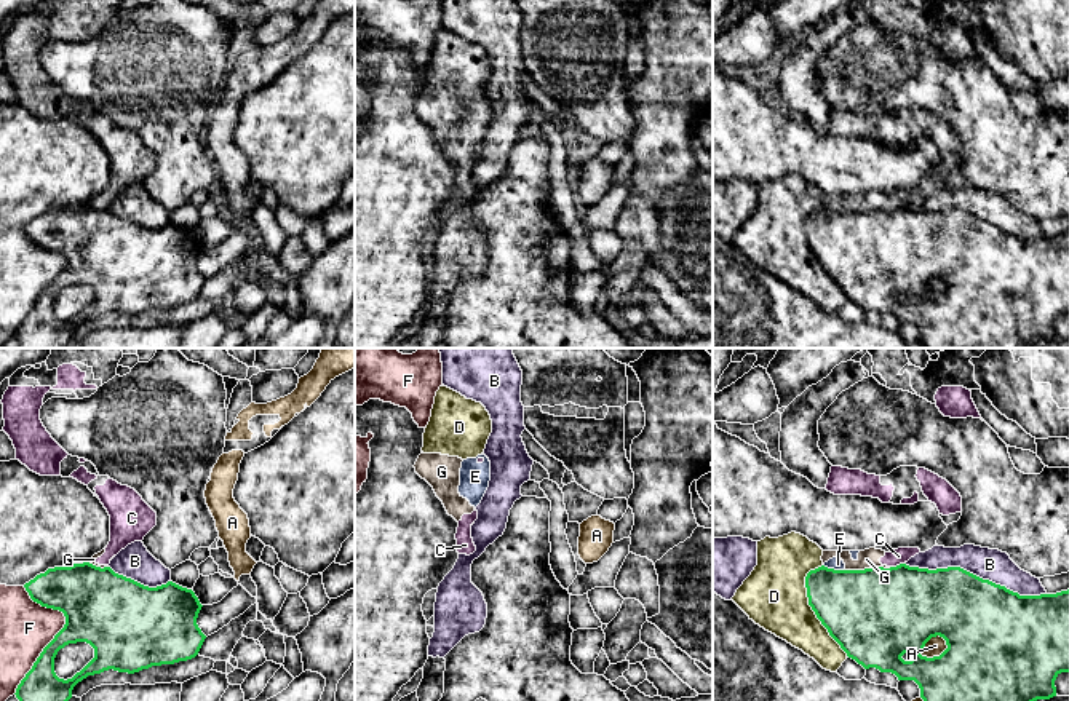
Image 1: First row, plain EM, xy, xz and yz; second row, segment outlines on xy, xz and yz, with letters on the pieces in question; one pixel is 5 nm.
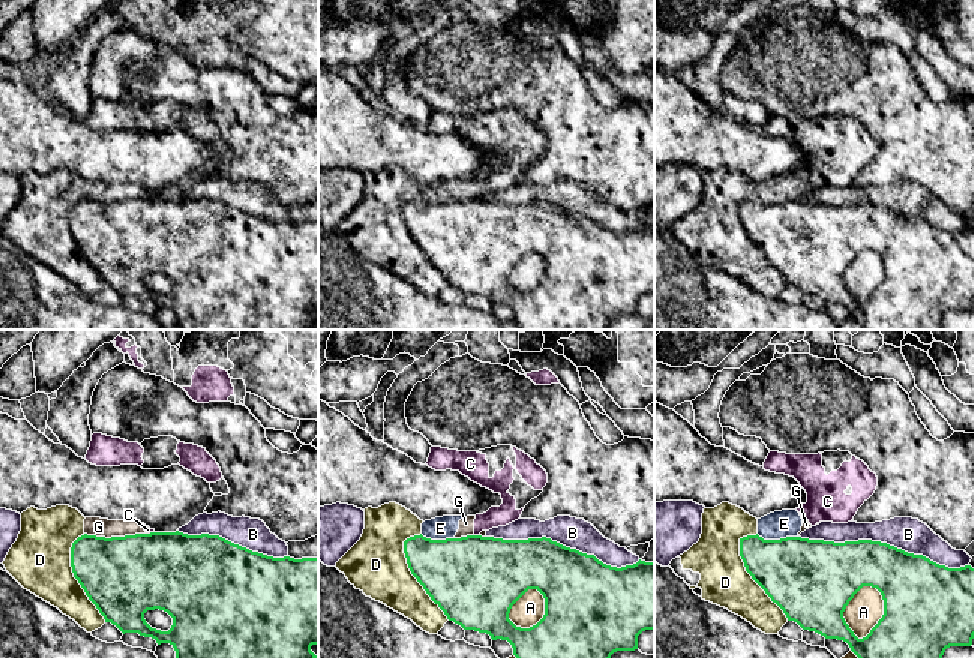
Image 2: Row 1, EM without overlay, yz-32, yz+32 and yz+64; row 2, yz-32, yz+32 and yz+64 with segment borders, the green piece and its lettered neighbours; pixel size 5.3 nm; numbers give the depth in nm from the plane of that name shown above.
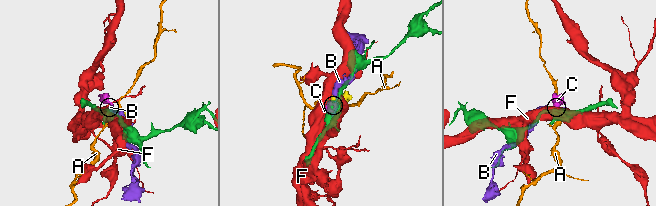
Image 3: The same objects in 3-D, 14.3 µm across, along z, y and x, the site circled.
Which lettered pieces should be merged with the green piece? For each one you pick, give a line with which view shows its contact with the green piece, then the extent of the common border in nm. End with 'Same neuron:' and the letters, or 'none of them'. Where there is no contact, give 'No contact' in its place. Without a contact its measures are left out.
Same neuron: none of them

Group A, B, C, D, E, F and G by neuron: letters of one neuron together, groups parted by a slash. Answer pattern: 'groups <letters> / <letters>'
groups A / B / C D E G / F

